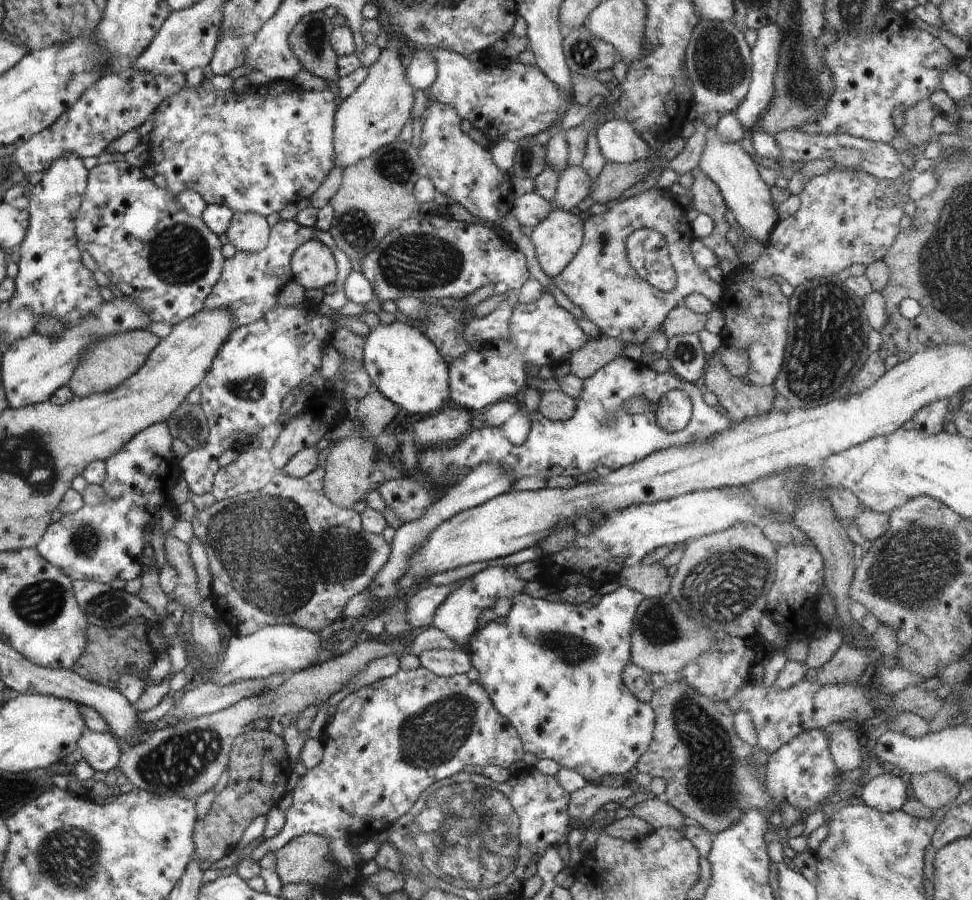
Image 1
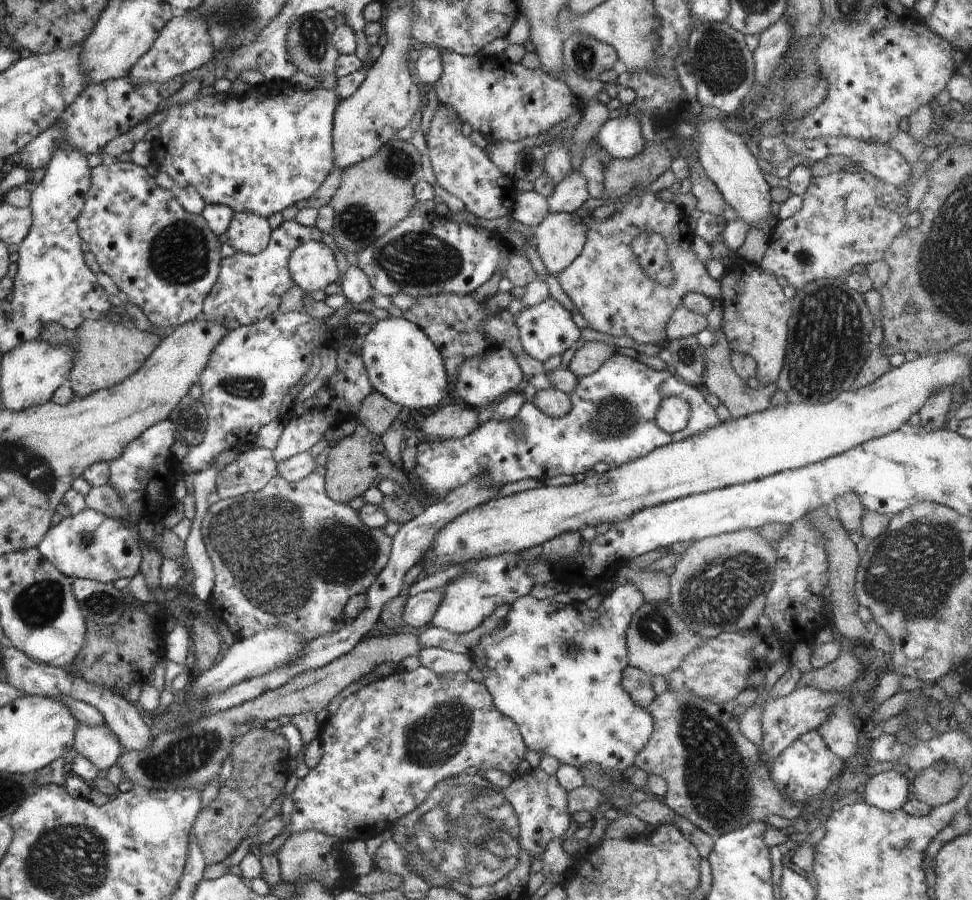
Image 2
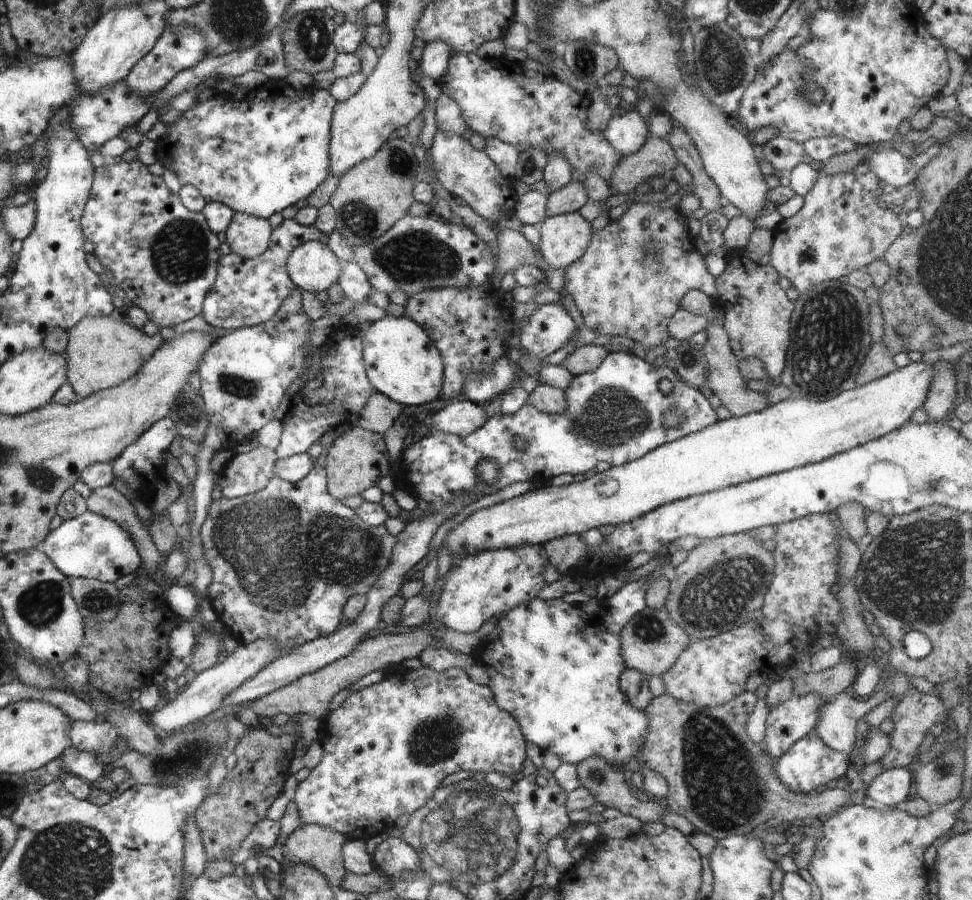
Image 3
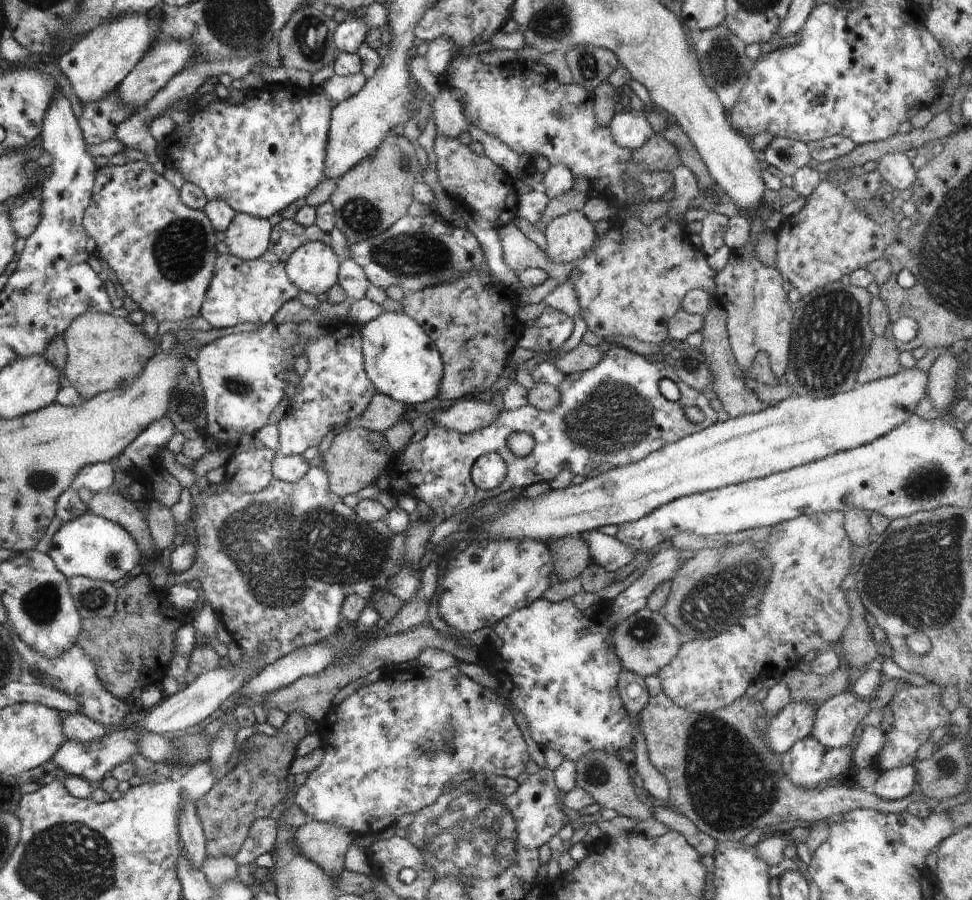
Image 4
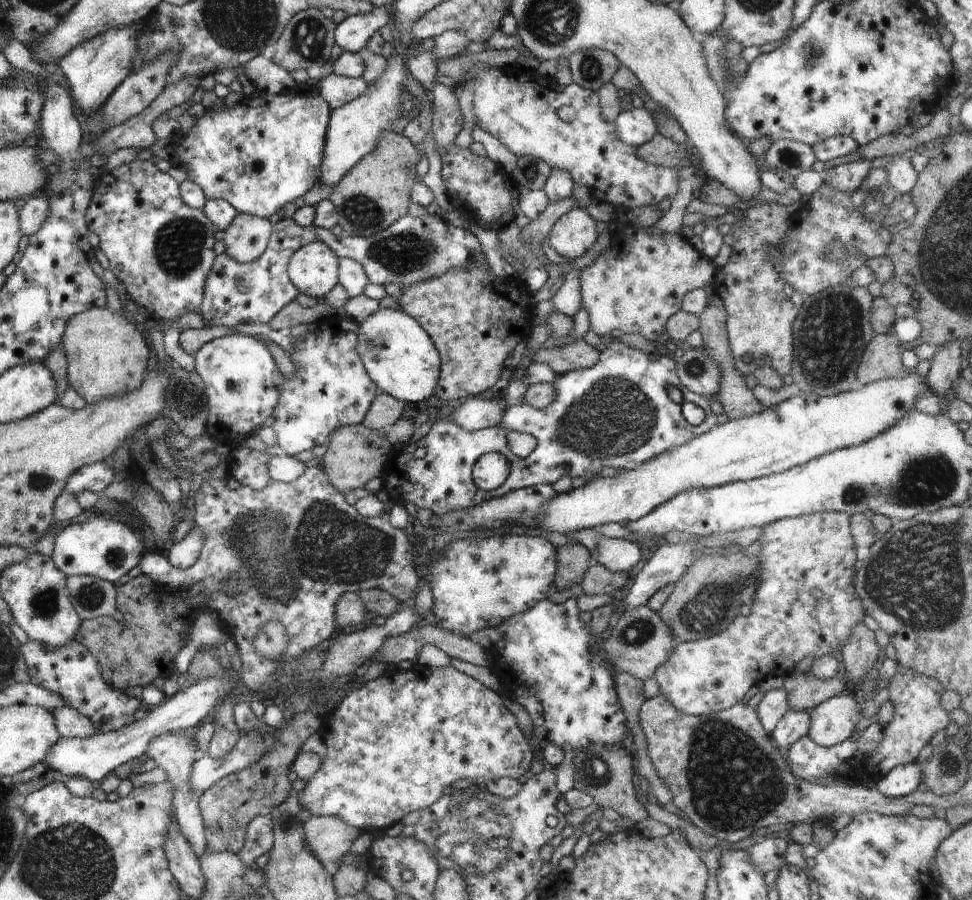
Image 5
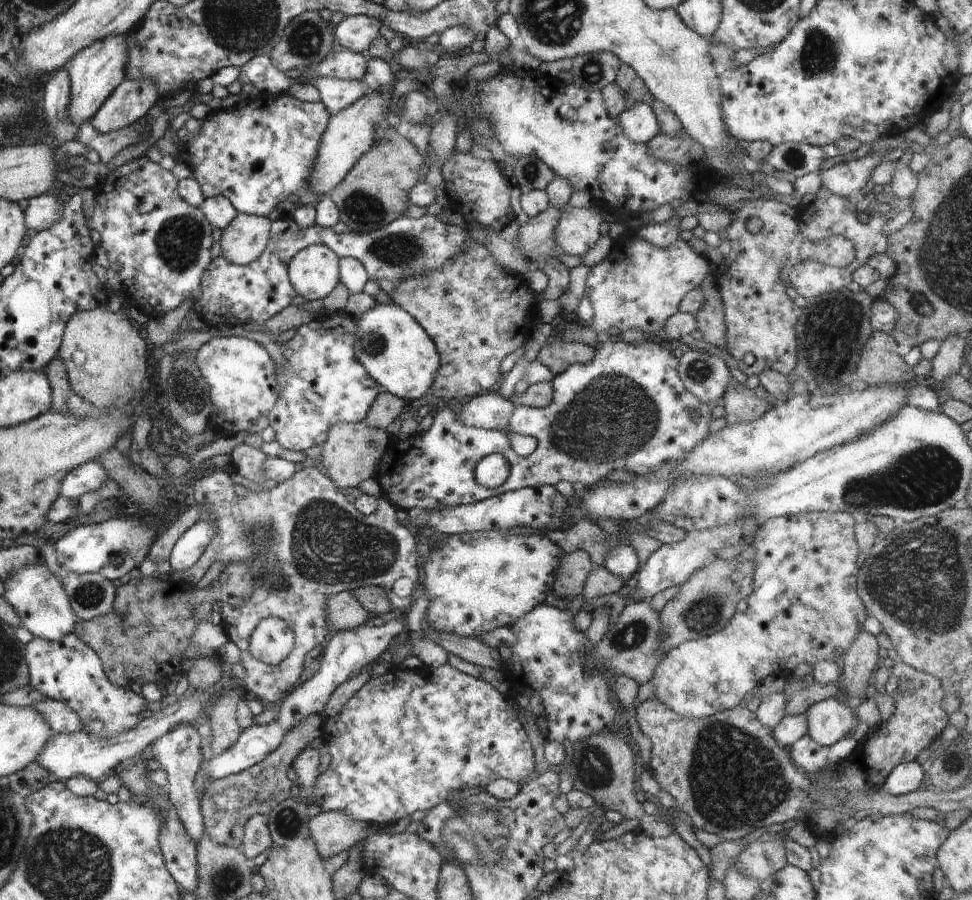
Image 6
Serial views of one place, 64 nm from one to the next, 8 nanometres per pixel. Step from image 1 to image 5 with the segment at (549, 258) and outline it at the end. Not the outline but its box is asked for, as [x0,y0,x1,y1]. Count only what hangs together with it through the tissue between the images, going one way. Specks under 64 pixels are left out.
[548,206,602,260]

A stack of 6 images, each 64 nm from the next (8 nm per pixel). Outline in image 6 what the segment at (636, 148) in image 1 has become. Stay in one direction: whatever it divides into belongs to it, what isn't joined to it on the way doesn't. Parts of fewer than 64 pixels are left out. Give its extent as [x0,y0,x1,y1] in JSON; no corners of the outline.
[619,103,661,144]

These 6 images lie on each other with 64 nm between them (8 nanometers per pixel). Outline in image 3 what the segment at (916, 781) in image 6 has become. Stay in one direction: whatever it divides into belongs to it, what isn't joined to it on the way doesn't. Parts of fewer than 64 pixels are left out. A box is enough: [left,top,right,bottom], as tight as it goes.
[863,769,913,808]

